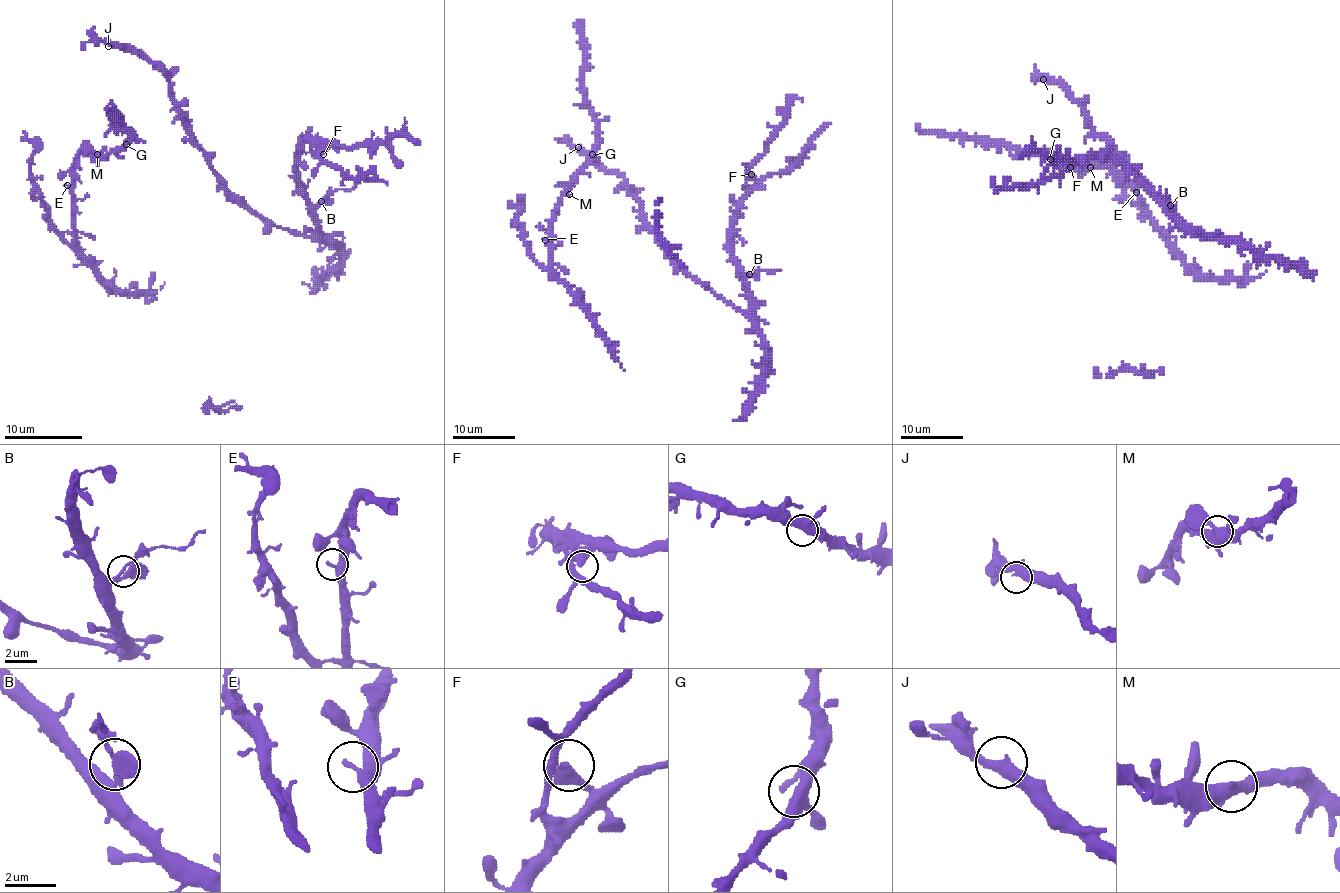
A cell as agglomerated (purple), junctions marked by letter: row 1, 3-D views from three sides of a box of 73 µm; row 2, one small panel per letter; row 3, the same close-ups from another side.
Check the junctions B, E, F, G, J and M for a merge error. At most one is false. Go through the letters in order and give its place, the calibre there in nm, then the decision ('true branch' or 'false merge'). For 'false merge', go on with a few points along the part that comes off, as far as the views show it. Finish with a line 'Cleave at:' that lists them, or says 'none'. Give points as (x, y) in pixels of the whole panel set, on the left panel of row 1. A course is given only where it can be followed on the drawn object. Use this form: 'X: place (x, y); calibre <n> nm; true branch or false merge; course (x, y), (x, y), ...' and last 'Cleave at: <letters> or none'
B: place (321, 201); calibre 280 nm; false merge; course (321, 201), (335, 191), (352, 189), (360, 181)
E: place (67, 185); calibre 300 nm; true branch
F: place (323, 154); calibre 300 nm; true branch
G: place (126, 144); calibre 420 nm; true branch
J: place (108, 46); calibre 440 nm; true branch
M: place (97, 154); calibre 380 nm; true branch
Cleave at: B

